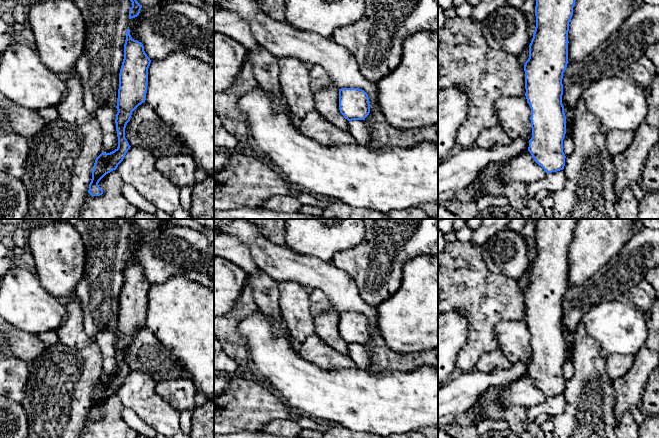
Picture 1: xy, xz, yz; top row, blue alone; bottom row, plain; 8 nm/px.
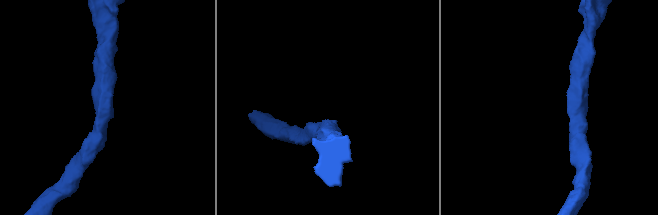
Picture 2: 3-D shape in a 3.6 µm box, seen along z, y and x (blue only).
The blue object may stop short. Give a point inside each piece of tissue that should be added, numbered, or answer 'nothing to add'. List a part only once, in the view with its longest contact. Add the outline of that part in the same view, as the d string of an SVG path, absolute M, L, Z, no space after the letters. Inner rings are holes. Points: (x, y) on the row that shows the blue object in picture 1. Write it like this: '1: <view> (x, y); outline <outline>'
nothing to add

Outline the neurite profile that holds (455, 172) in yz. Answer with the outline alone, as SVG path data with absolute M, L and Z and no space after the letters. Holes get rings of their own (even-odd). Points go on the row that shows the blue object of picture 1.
M517 137L508 145L489 149L474 145L446 157L438 164L438 203L446 205L460 189L475 181L489 164L514 158L528 147L528 141Z

